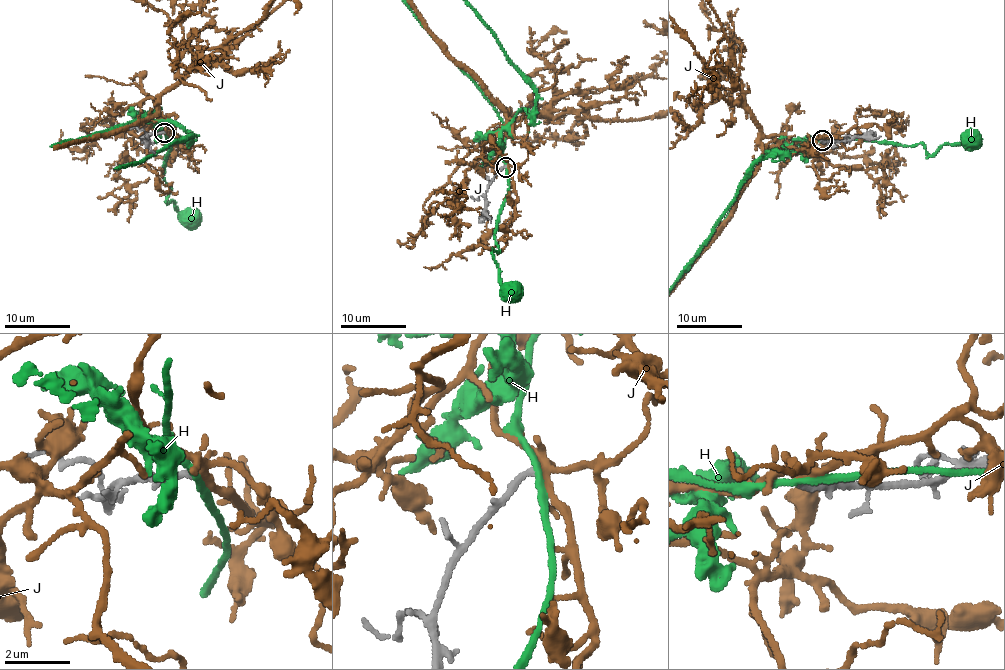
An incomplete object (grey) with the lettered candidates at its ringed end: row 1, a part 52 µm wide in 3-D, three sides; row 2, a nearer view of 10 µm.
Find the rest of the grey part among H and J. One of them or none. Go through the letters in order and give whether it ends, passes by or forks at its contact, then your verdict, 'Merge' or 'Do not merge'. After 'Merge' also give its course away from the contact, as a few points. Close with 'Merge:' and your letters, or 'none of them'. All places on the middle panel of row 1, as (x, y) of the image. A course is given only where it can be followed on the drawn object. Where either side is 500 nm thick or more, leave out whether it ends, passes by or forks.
H: It passes by. Do not merge
J: It forks there. Merge
Merge: J

